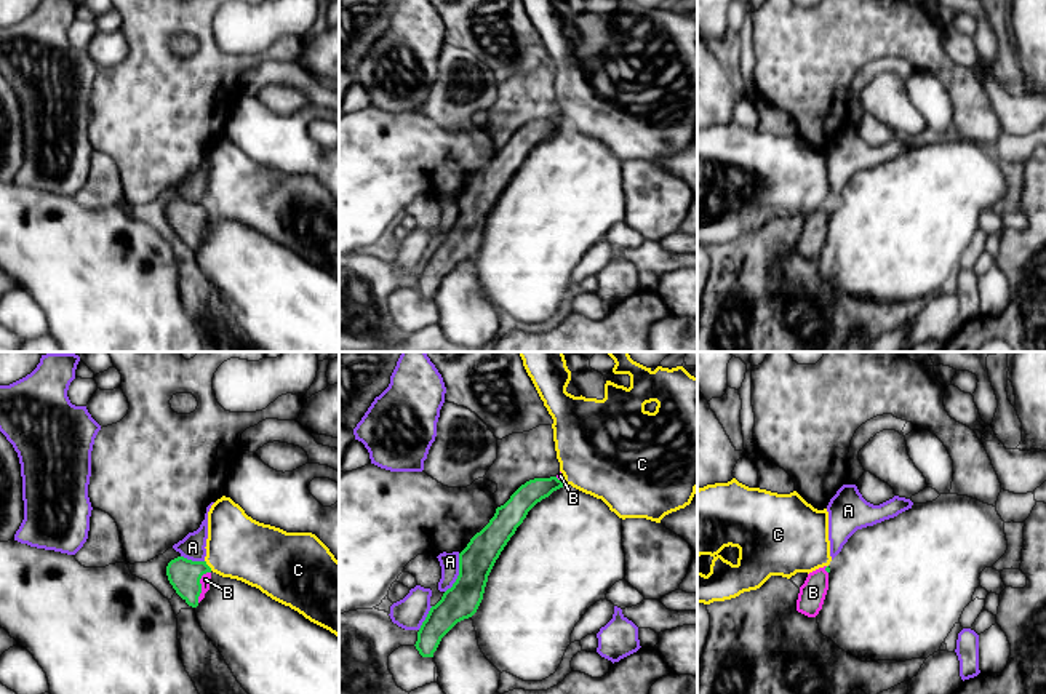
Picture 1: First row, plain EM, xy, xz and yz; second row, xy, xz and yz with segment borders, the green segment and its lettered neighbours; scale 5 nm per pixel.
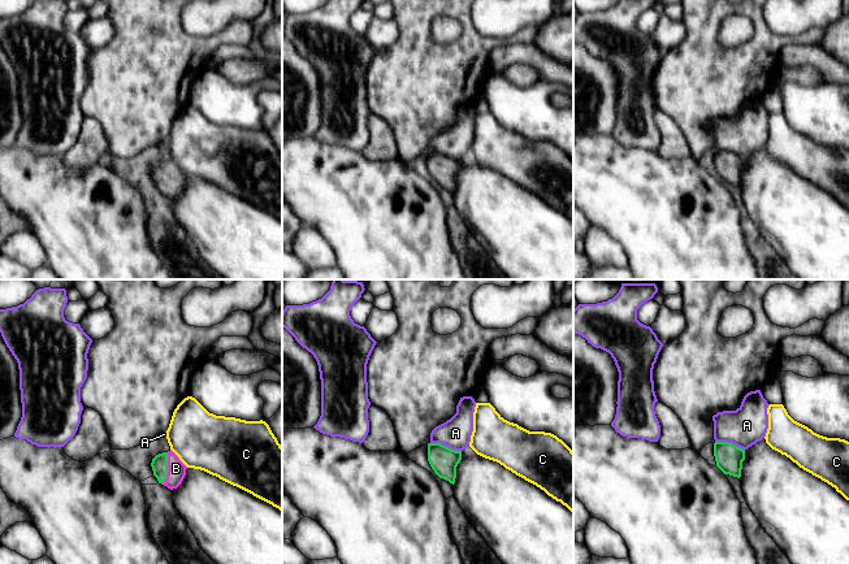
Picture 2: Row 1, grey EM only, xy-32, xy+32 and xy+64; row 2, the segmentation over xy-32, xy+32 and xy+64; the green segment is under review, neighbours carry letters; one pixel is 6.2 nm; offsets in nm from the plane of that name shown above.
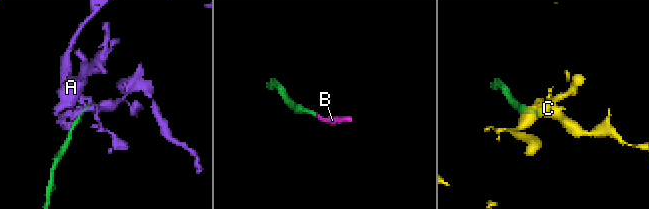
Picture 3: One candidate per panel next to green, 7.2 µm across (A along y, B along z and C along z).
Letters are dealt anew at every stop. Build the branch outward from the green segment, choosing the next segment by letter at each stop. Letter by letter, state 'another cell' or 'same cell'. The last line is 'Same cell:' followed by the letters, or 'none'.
A: another cell
B: same cell
C: another cell
Same cell: B

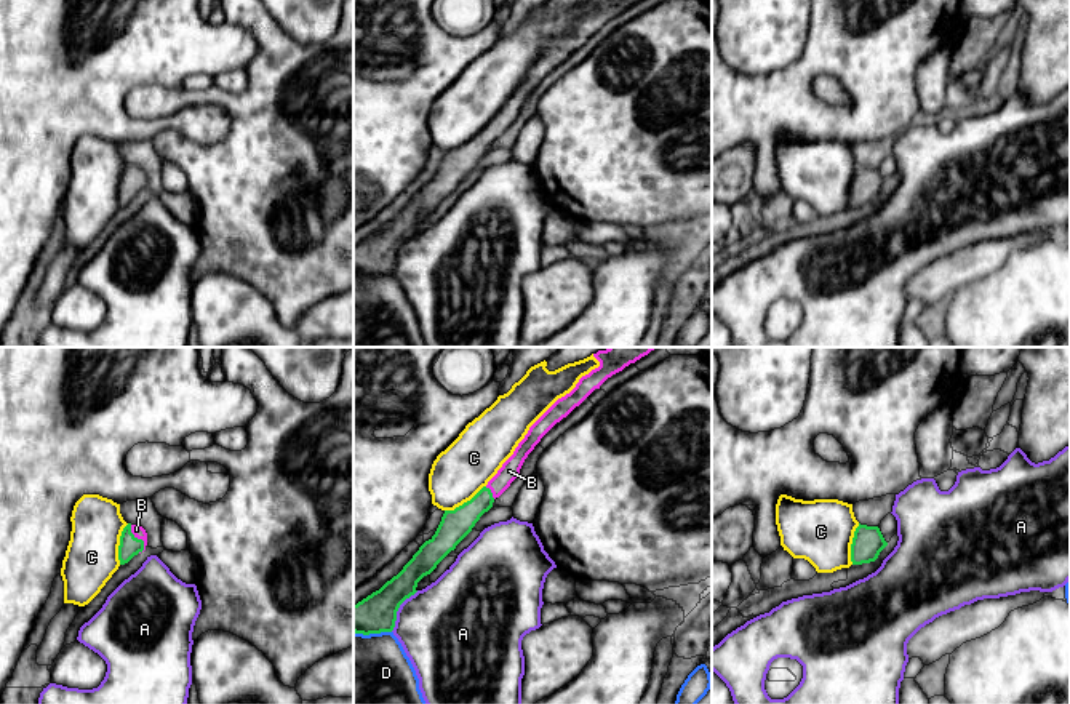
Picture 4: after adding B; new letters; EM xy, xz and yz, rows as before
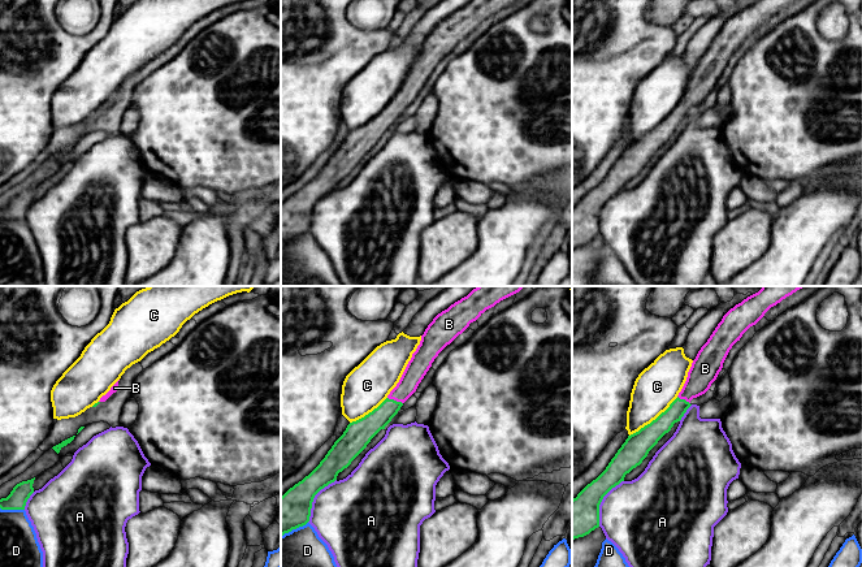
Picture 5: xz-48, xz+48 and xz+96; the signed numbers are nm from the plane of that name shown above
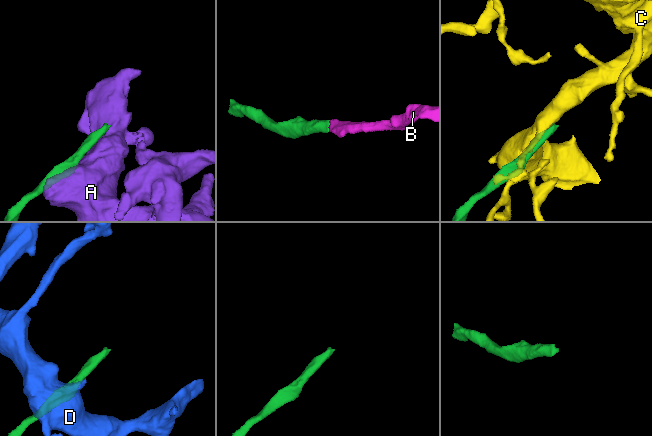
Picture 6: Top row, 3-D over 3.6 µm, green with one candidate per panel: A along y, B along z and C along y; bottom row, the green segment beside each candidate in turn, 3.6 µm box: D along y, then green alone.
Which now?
A: another cell
B: same cell
C: another cell
D: another cell
Same cell: B

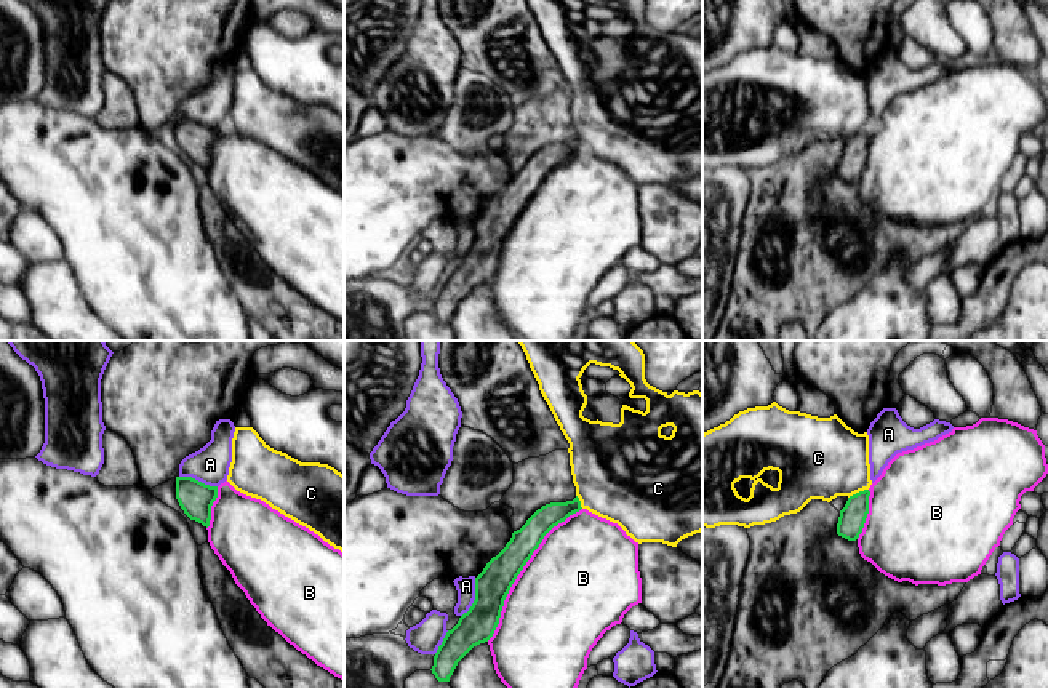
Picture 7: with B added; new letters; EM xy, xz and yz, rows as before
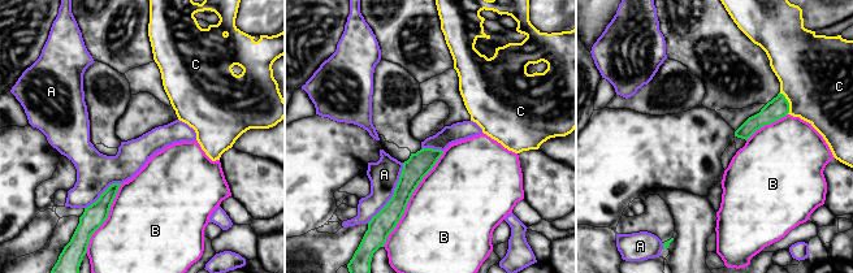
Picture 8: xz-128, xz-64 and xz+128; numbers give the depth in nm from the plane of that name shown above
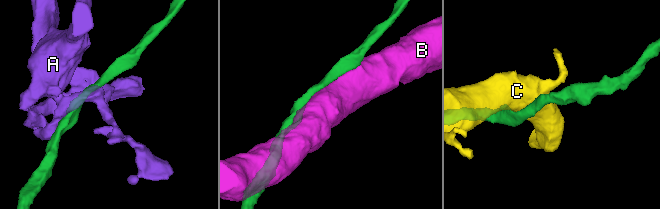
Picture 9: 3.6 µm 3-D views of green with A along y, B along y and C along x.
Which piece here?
A: another cell
B: another cell
C: another cell
Same cell: none

